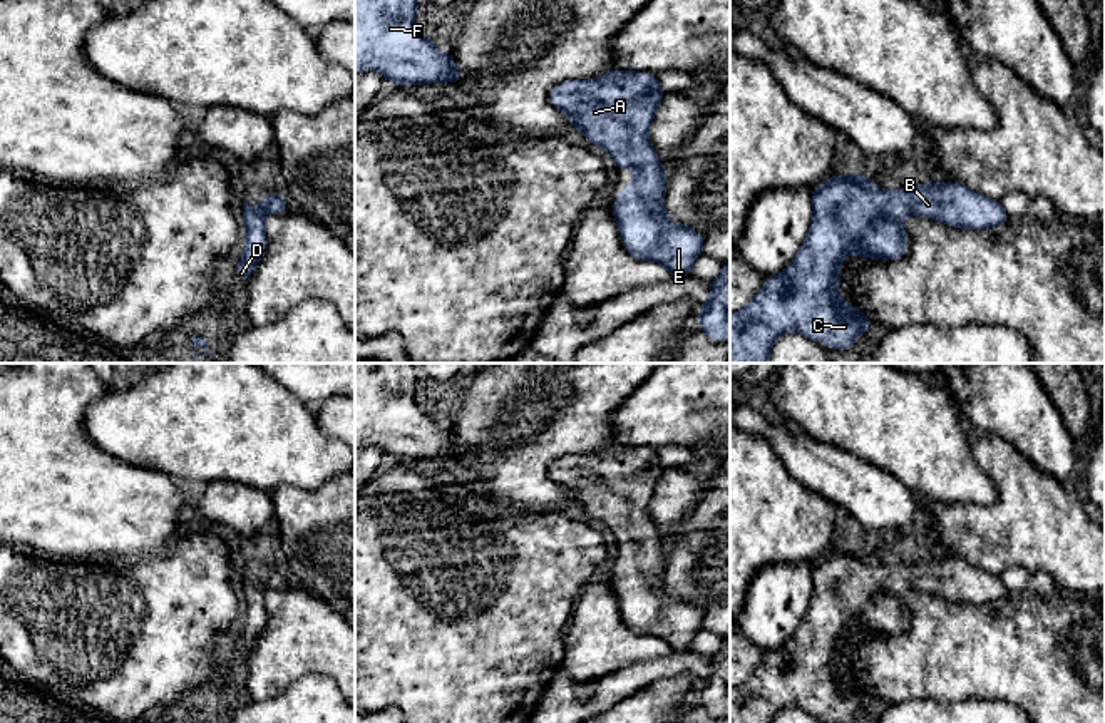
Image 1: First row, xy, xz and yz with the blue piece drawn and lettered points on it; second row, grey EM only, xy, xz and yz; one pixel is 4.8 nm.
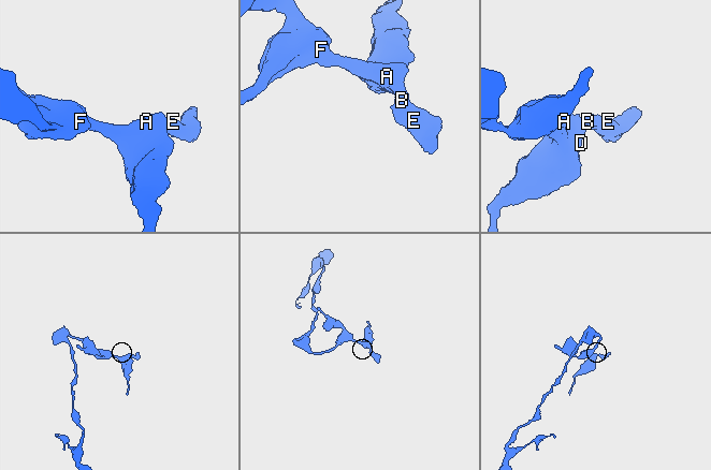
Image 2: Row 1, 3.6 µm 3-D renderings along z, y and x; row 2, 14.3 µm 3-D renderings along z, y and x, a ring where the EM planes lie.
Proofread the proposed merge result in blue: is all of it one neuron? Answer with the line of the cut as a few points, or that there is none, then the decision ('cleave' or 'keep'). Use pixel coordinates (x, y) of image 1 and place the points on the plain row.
cut none; keep

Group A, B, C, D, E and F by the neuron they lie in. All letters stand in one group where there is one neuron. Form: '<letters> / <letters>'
A B C D E F

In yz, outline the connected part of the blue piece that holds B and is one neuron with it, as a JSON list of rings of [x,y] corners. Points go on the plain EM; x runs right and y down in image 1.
[[[862,549],[830,551],[814,564],[812,581],[812,602],[792,639],[767,653],[750,678],[730,690],[730,723],[772,723],[785,706],[799,706],[809,715],[825,716],[829,723],[854,723],[857,711],[876,700],[852,681],[849,671],[844,673],[845,685],[839,683],[839,641],[849,628],[874,634],[901,634],[909,623],[902,604],[902,594],[909,587],[969,604],[994,602],[1010,596],[1001,576],[976,569],[961,557],[921,556],[909,569],[907,561],[884,566]]]

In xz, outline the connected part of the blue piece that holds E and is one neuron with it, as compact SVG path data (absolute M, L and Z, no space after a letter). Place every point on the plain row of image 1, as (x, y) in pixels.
M611 445L599 454L556 459L549 475L589 517L601 520L618 544L636 544L635 554L611 579L623 623L633 633L660 638L675 654L683 654L703 629L703 613L665 591L666 544L648 512L663 470L655 449Z

